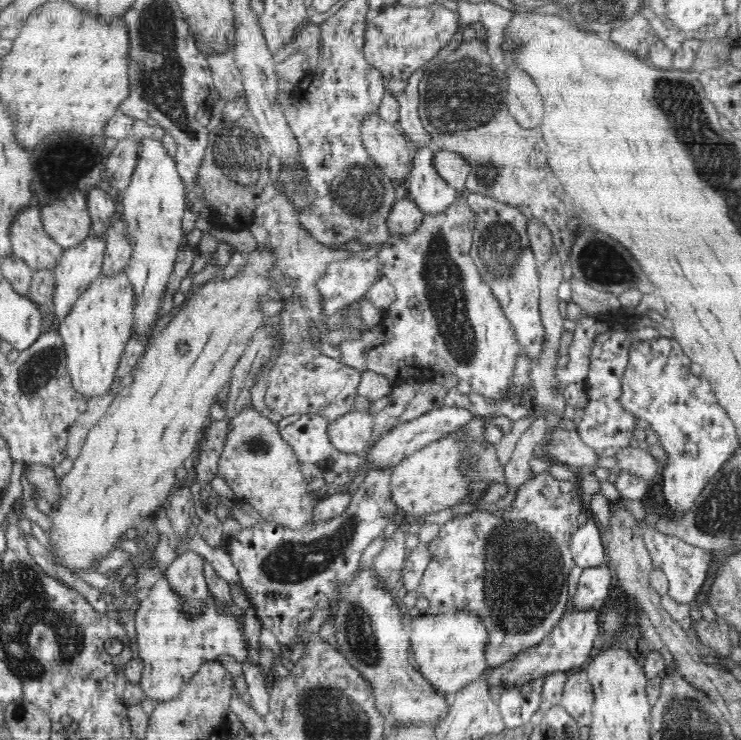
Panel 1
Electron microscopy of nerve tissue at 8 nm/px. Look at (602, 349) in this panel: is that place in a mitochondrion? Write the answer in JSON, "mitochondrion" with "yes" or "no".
{"mitochondrion":"no"}

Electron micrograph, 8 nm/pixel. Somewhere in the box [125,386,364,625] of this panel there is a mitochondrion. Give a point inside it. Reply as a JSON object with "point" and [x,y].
{"point":[292,562]}

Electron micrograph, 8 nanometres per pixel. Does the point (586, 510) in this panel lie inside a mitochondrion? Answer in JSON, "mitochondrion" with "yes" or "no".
{"mitochondrion":"no"}

